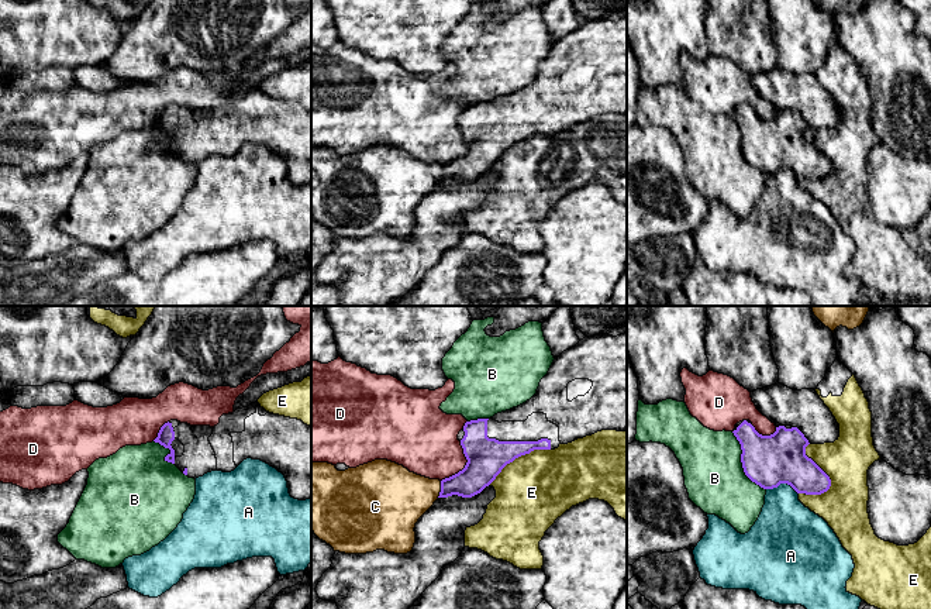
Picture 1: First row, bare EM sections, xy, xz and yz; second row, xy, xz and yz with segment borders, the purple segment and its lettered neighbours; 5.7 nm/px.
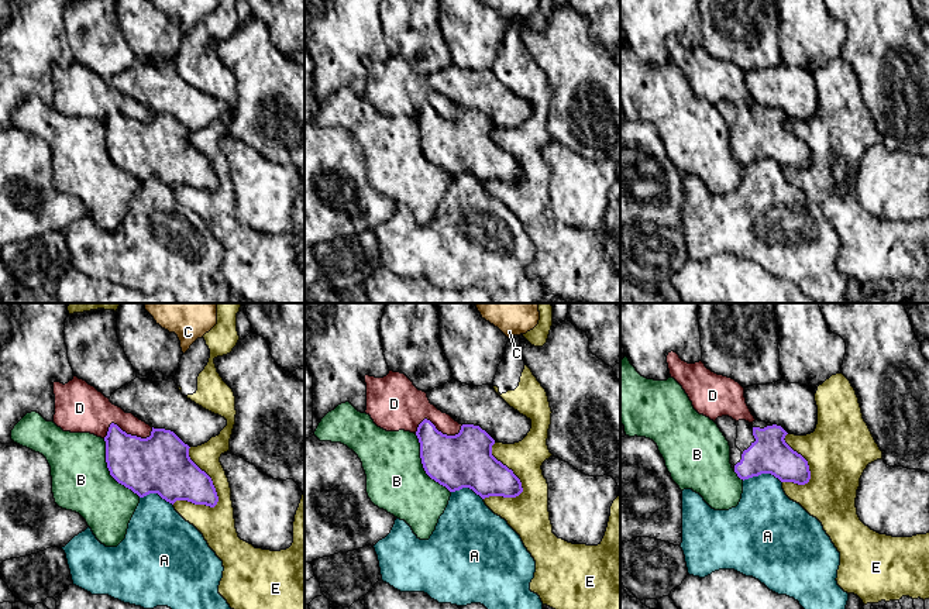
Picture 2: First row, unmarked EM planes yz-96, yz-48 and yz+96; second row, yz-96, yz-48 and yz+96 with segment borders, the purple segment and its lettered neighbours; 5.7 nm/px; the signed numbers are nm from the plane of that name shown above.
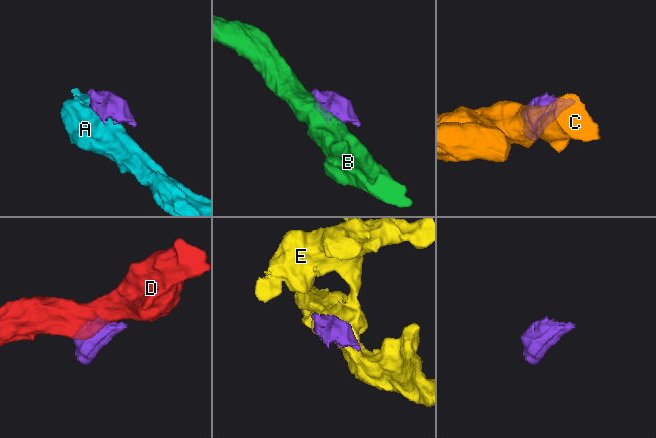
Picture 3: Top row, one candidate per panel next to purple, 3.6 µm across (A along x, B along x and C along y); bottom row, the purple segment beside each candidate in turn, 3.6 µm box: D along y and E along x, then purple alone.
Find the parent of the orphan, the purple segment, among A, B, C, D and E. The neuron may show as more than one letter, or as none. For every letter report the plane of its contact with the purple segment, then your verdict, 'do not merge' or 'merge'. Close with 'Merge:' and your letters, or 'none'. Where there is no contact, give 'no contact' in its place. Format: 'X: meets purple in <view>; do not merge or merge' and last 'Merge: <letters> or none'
A: meets purple in yz; do not merge
B: meets purple in yz; do not merge
C: meets purple in xz; do not merge
D: meets purple in xz; do not merge
E: meets purple in yz; do not merge
Merge: none

